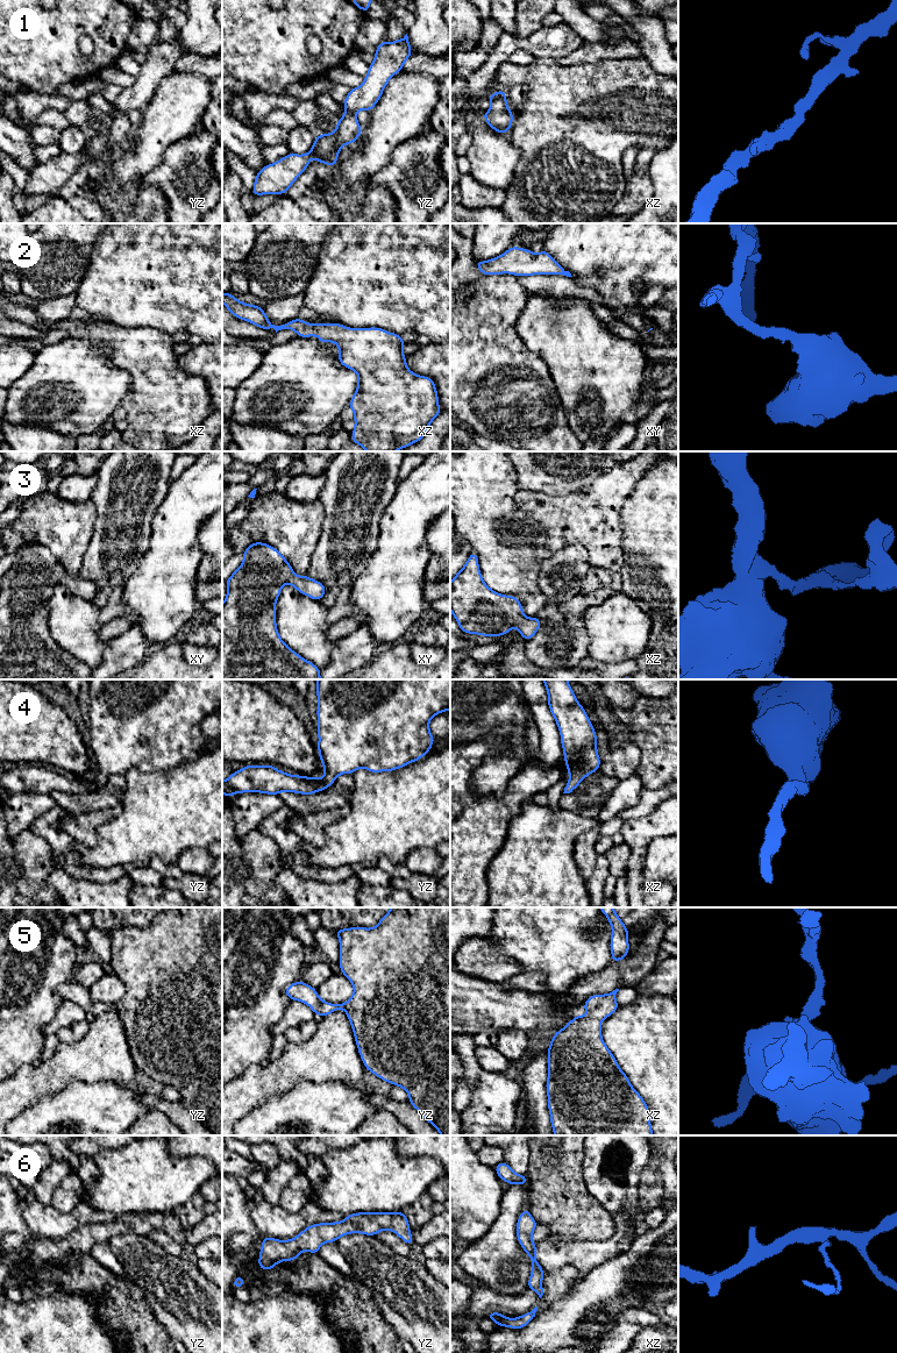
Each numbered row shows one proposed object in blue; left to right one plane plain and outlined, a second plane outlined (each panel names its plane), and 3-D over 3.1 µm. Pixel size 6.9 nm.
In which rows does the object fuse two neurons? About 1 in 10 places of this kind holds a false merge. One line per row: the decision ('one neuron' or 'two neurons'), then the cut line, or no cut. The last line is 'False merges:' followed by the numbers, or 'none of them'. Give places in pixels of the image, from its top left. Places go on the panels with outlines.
1: one neuron; cut none
2: one neuron; cut none
3: one neuron; cut none
4: one neuron; cut none
5: one neuron; cut none
6: one neuron; cut none
False merges: none of them

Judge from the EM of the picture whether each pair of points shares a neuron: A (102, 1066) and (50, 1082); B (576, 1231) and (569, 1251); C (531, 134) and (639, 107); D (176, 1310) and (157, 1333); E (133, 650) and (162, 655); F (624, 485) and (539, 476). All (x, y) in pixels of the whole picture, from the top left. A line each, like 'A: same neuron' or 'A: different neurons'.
A: same neuron
B: different neurons
C: same neuron
D: different neurons
E: different neurons
F: different neurons

